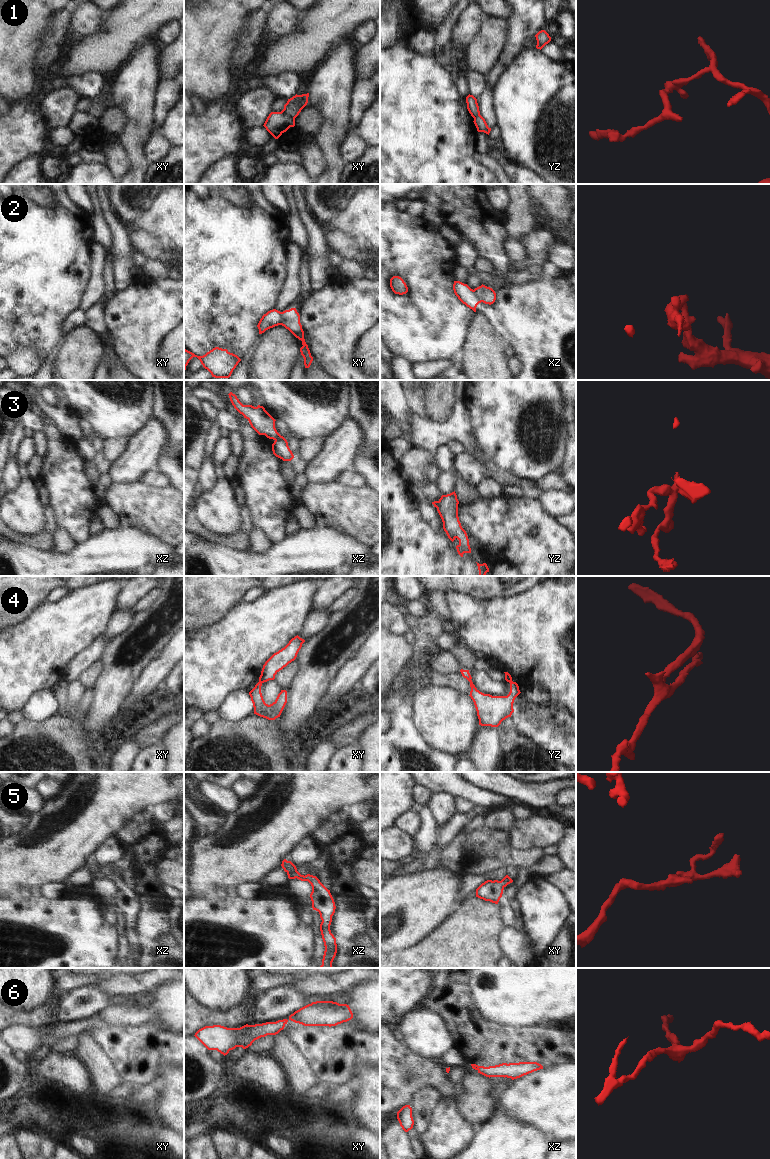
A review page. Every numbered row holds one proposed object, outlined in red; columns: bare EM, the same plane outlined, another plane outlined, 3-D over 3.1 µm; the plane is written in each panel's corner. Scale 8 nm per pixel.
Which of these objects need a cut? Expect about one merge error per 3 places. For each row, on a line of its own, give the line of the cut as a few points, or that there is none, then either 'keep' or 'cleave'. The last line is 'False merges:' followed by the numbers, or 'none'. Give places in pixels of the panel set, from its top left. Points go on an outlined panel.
1: cut xy (280, 112), (294, 119); cleave
2: cut xy (282, 312), (279, 324); cleave
3: cut xz (281, 436), (275, 440); cleave
4: cut xy (259, 681), (261, 683); cleave
5: cut none; keep
6: cut none; keep
False merges: 1, 2, 3, 4

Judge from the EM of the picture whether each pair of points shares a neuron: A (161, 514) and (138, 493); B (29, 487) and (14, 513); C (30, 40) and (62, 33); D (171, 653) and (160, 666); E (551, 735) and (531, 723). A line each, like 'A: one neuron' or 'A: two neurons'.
A: one neuron
B: one neuron
C: two neurons
D: one neuron
E: one neuron

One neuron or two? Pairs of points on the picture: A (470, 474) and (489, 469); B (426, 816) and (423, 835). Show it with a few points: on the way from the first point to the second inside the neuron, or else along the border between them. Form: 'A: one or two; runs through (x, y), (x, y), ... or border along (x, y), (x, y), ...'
A: two; border along (483, 471), (486, 477)
B: one; runs through (426, 821), (426, 830)

